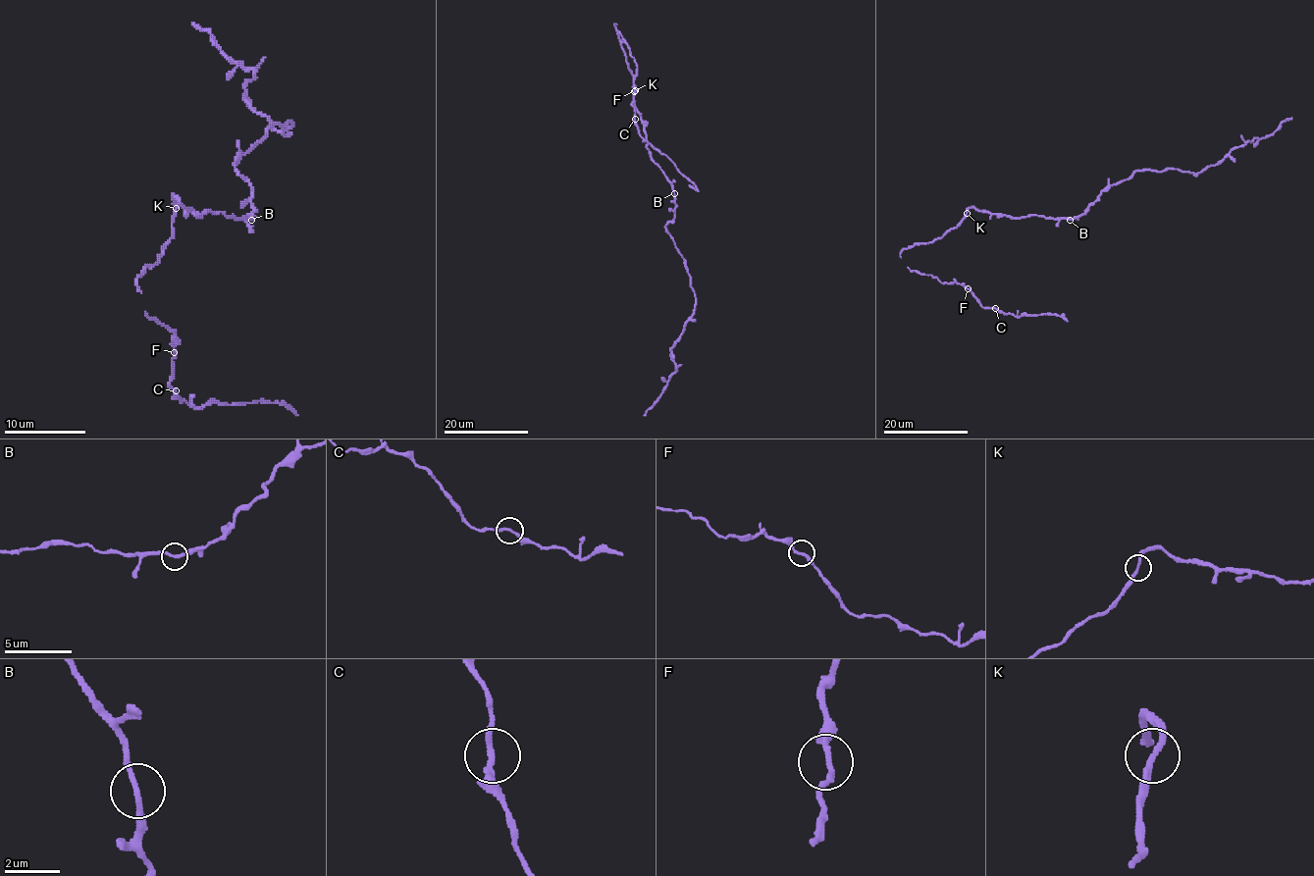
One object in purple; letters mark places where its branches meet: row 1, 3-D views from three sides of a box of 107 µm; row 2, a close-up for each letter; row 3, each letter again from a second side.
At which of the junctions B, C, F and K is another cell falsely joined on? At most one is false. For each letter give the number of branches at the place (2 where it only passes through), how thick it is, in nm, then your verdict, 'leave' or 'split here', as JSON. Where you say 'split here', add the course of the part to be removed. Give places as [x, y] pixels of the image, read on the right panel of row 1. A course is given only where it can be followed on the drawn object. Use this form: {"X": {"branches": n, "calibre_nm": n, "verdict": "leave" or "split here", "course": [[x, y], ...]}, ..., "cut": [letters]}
{"B": {"branches": 2, "calibre_nm": 200, "verdict": "split here", "course": [[1070, 220], [1081, 215], [1111, 184], [1136, 171], [1174, 169], [1198, 173], [1232, 150], [1269, 136], [1291, 117]]}, "C": {"branches": 2, "calibre_nm": 200, "verdict": "leave"}, "F": {"branches": 2, "calibre_nm": 200, "verdict": "leave"}, "K": {"branches": 2, "calibre_nm": 220, "verdict": "leave"}, "cut": ["B"]}

